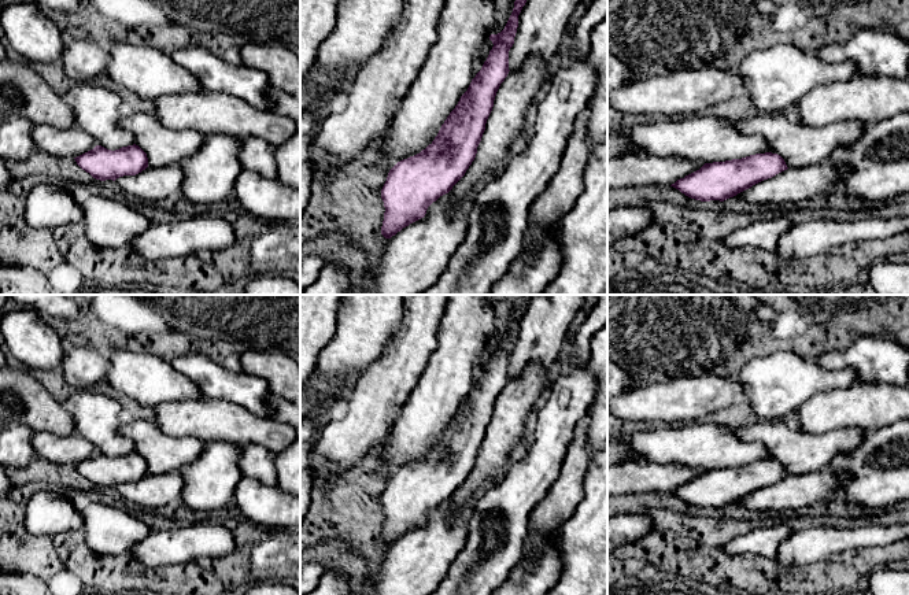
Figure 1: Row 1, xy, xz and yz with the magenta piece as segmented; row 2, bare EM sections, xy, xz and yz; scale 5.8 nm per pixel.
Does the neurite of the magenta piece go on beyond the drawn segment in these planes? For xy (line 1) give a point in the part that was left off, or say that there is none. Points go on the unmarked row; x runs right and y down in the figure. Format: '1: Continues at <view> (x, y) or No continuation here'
1: Continues at xy (163, 454)

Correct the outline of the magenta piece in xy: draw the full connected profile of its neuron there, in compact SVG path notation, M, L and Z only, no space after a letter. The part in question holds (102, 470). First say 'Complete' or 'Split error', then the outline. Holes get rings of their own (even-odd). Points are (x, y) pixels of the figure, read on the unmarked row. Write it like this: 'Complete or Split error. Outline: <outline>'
Split error. Outline: M134 420L119 425L119 433L134 443L134 451L111 458L101 452L74 465L93 485L115 488L149 474L180 472L200 457L203 443L195 437L171 437L155 422Z

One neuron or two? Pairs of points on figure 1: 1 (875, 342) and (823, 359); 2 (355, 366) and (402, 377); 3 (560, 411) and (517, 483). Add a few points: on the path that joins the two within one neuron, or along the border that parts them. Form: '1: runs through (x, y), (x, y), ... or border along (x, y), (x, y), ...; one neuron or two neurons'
1: runs through (863, 354), (835, 359); one neuron
2: border along (385, 343), (383, 355), (358, 380); two neurons
3: runs through (553, 429), (546, 443), (544, 454), (535, 465); one neuron

